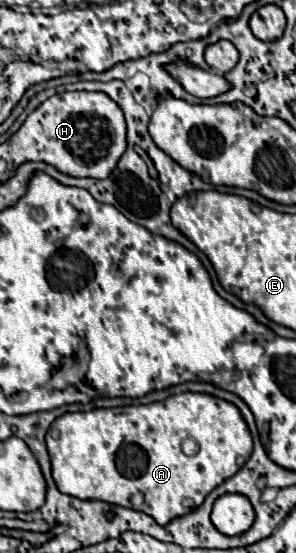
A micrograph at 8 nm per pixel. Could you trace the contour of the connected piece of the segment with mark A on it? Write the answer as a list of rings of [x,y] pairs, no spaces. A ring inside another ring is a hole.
[[[186,391],[148,405],[128,405],[112,411],[92,409],[86,413],[66,413],[50,425],[46,433],[46,447],[52,463],[52,477],[62,493],[78,499],[96,499],[144,511],[146,515],[154,517],[158,525],[166,525],[174,517],[186,515],[202,505],[206,495],[216,485],[224,483],[240,469],[236,457],[250,457],[252,437],[236,405],[208,393]],[[188,437],[196,439],[200,447],[192,457],[184,455],[180,447]]]

